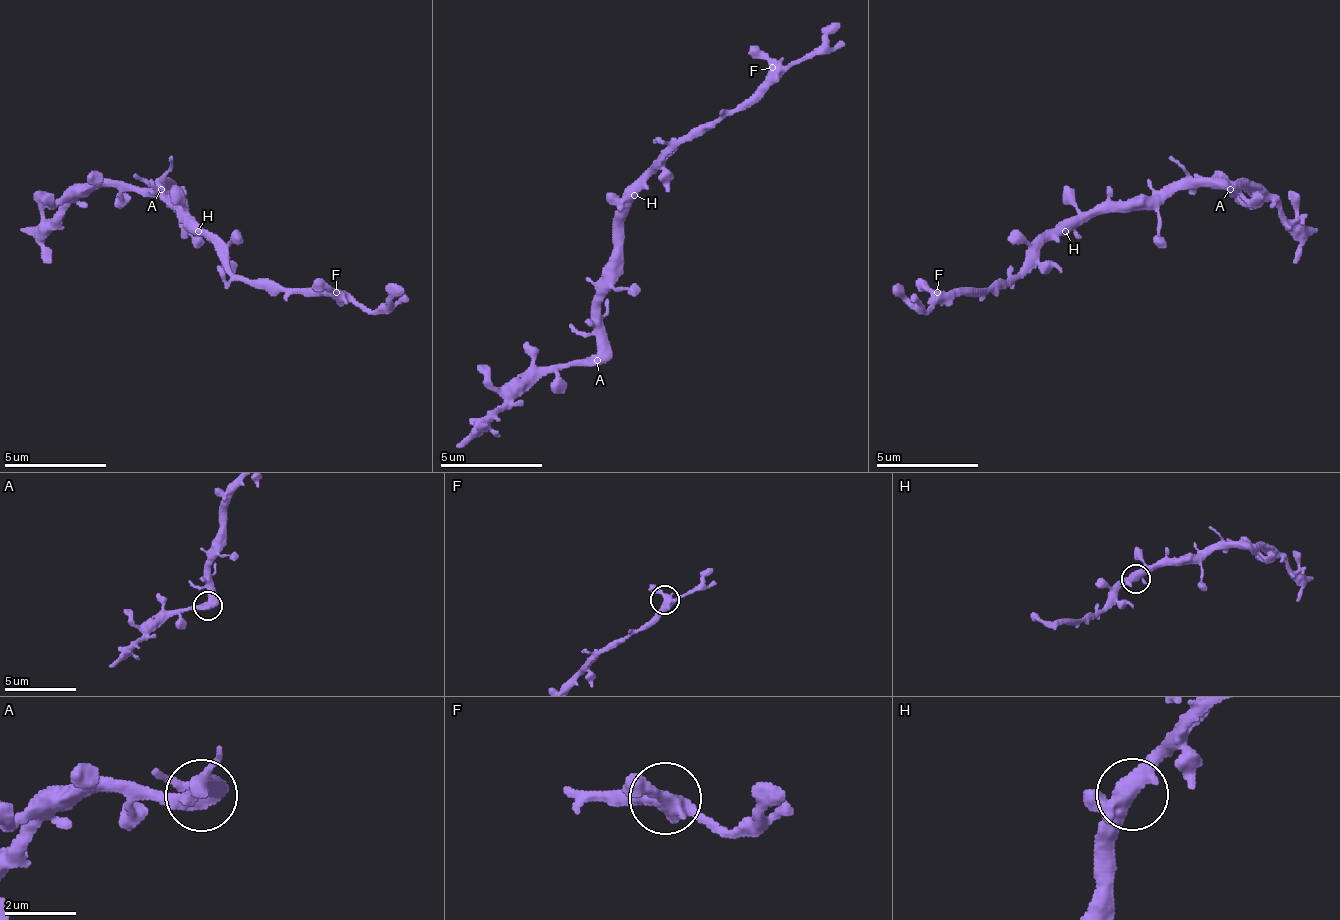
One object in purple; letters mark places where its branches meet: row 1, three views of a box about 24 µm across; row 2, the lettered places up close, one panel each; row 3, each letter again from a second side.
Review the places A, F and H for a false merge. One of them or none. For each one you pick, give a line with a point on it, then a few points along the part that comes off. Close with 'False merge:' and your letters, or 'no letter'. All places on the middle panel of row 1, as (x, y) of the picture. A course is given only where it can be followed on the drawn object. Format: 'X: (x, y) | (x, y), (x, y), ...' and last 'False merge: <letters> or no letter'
A: (597, 360) | (598, 358), (552, 363), (486, 425)
False merge: A

